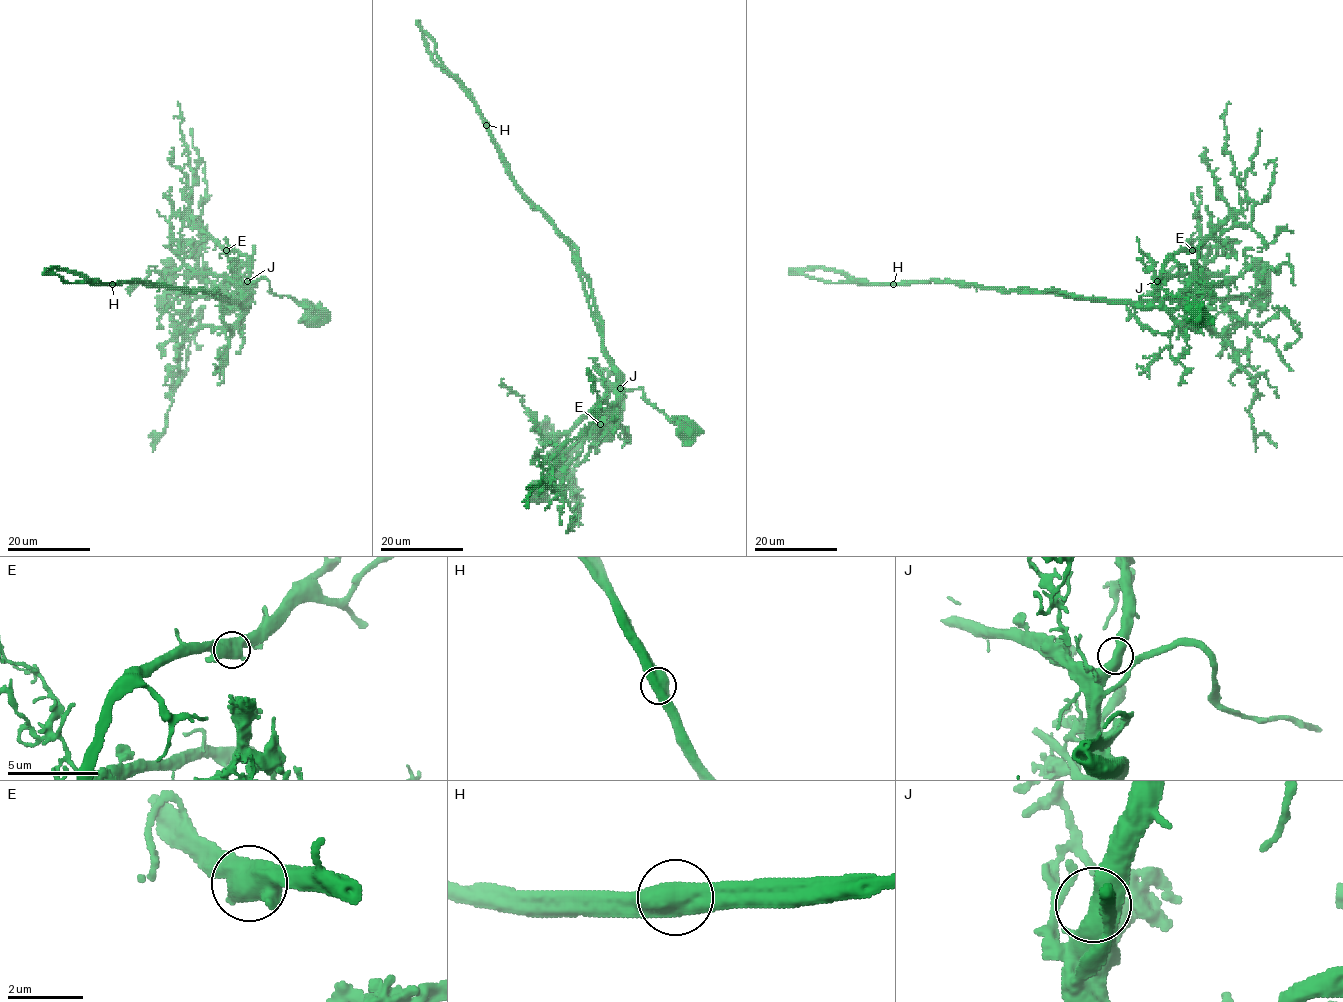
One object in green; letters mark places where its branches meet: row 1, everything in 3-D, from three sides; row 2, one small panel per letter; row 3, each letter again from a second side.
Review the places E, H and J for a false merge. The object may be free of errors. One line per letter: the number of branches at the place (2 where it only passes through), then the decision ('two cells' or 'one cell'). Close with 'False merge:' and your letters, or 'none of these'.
E: 2 branches meet; one cell
H: 2 branches meet; two cells
J: 2 branches meet; one cell
False merge: H

